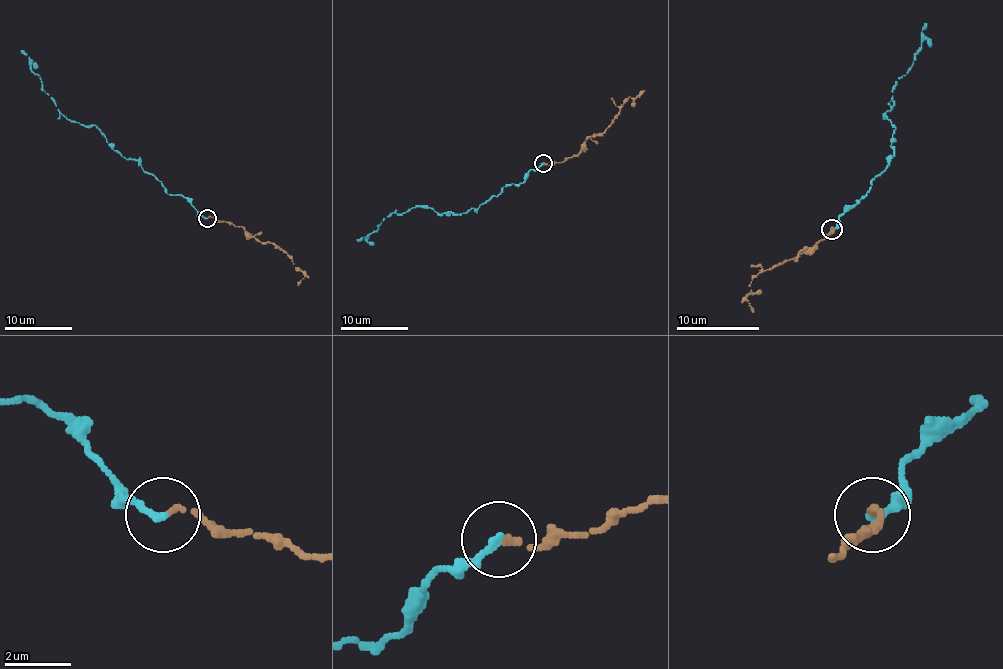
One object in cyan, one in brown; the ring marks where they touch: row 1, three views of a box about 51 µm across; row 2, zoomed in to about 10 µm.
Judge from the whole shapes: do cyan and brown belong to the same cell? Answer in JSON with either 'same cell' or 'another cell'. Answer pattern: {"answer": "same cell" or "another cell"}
{"answer": "same cell"}

